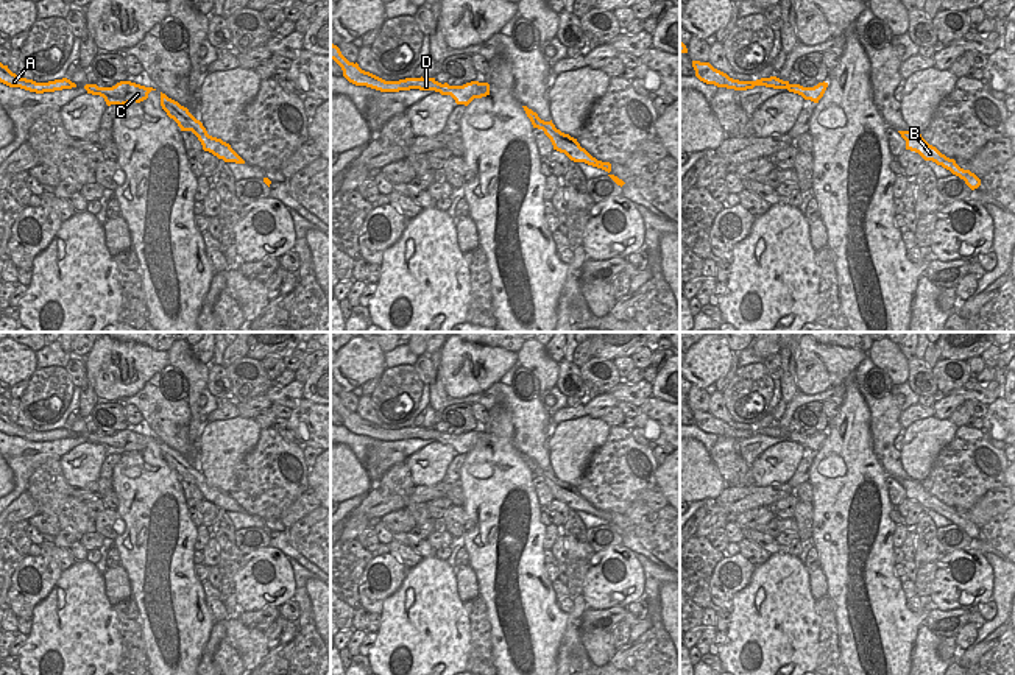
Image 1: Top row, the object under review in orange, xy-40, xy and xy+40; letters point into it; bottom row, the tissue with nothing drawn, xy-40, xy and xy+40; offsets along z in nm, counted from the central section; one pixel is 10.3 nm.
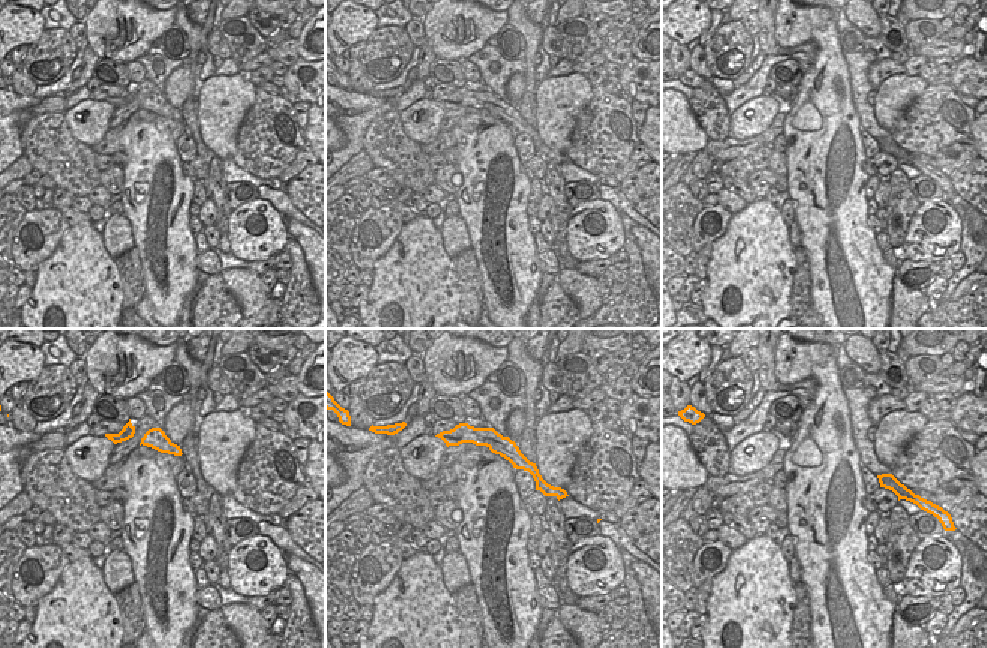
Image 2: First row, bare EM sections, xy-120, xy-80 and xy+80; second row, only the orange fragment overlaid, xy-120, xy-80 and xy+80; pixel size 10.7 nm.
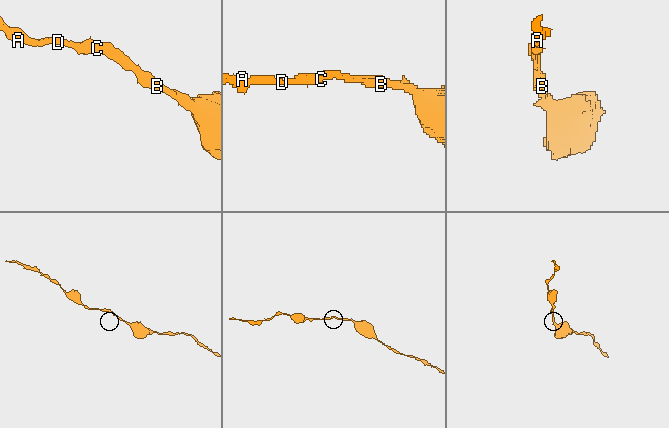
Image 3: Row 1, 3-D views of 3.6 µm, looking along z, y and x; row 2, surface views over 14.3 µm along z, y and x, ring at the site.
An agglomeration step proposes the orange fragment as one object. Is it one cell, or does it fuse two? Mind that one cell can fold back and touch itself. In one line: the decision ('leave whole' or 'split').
leave whole

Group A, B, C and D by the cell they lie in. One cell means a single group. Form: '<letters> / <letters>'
A B C D

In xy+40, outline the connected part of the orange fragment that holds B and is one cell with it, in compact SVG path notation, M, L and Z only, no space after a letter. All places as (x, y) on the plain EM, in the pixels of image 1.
M898 480L906 489L906 499L918 502L925 510L932 510L937 514L950 519L953 524L965 530L965 533L974 539L981 535L981 528L970 519L960 518L954 508L942 504L935 496L929 494L917 480Z

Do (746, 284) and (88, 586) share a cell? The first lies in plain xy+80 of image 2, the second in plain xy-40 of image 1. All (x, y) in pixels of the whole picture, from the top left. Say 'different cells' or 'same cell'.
same cell

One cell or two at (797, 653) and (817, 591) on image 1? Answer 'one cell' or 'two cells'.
two cells

